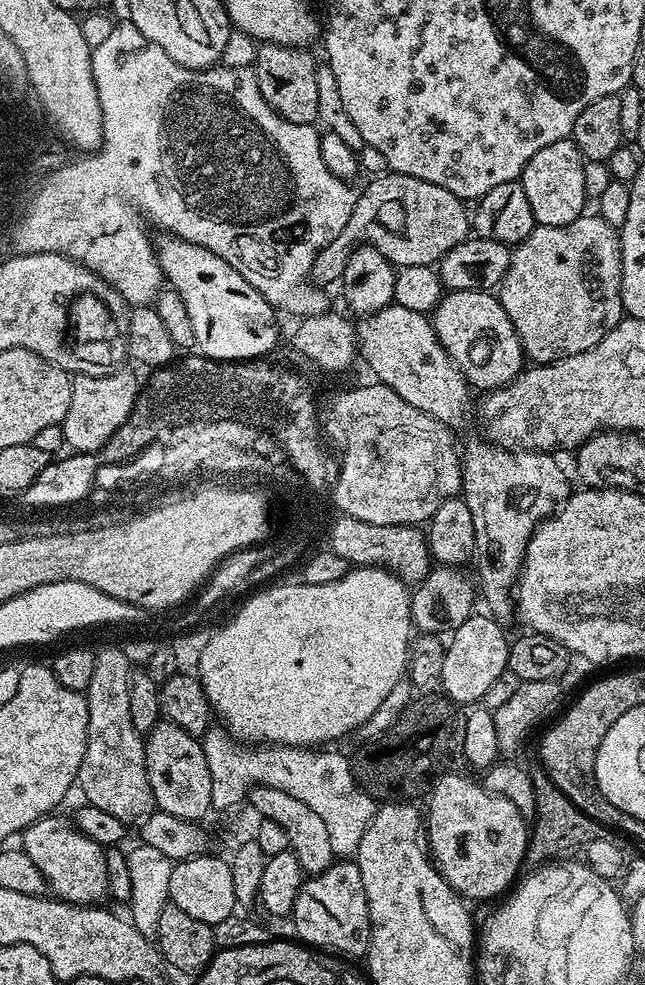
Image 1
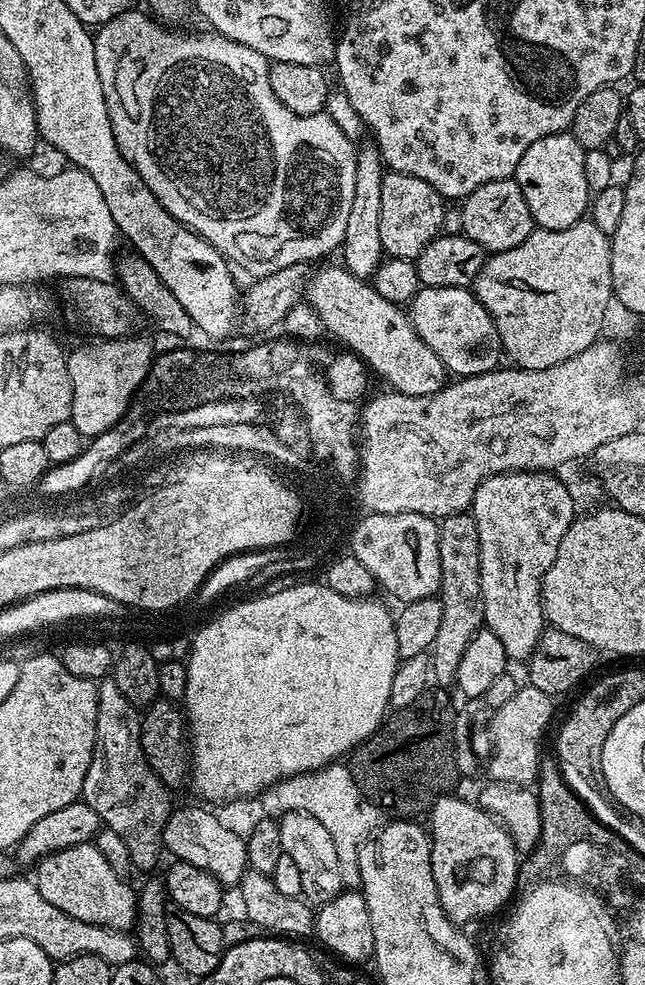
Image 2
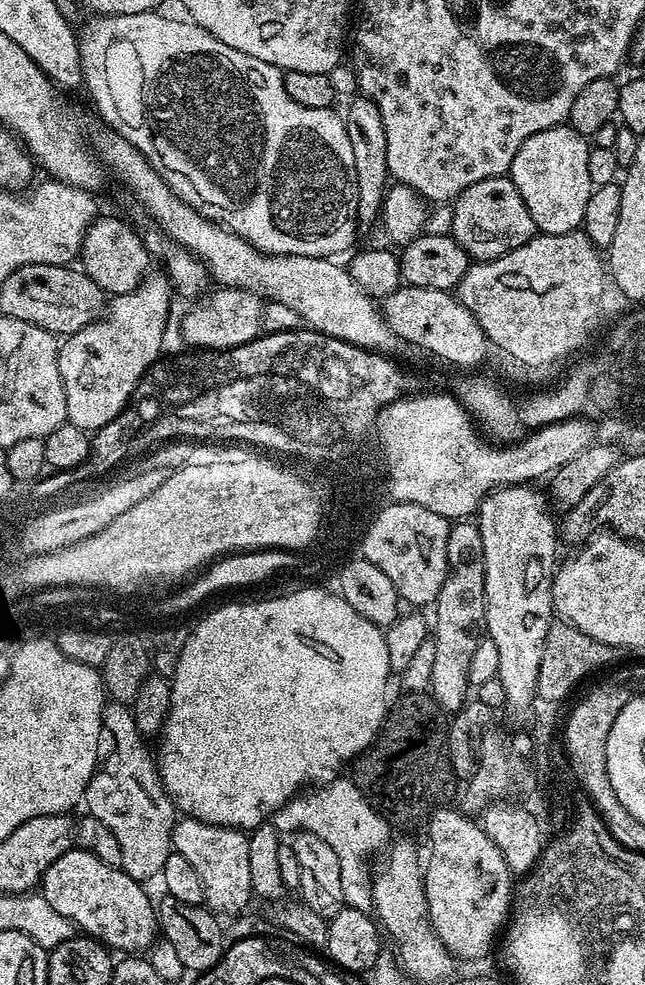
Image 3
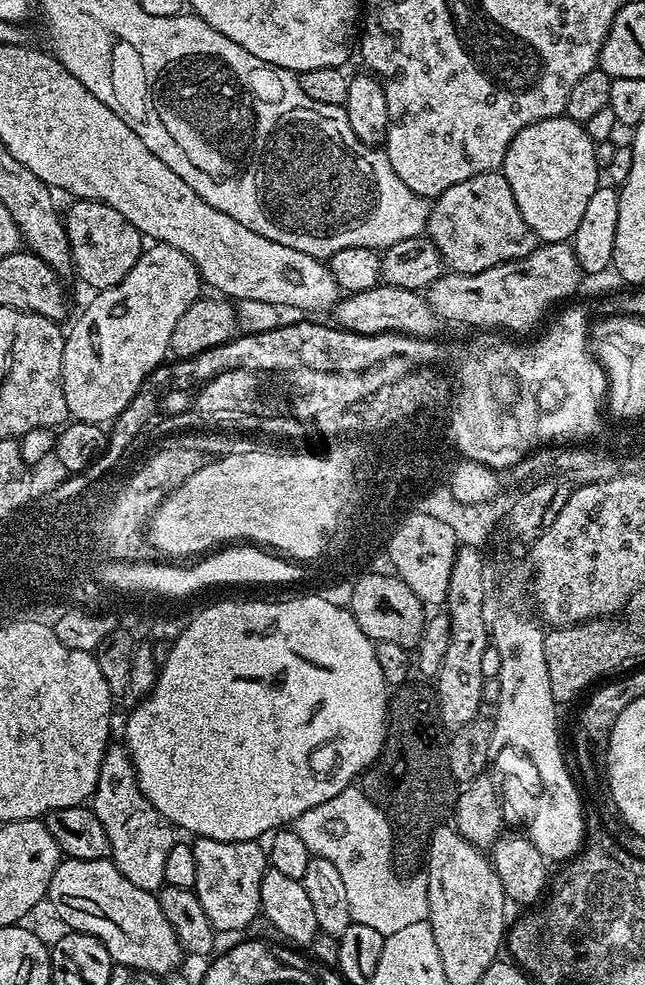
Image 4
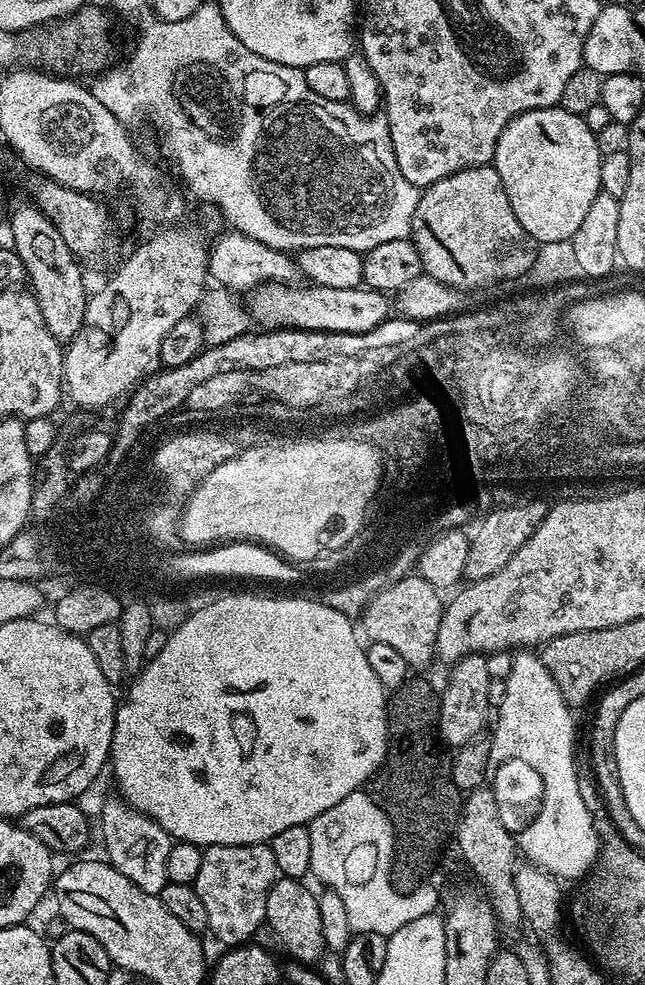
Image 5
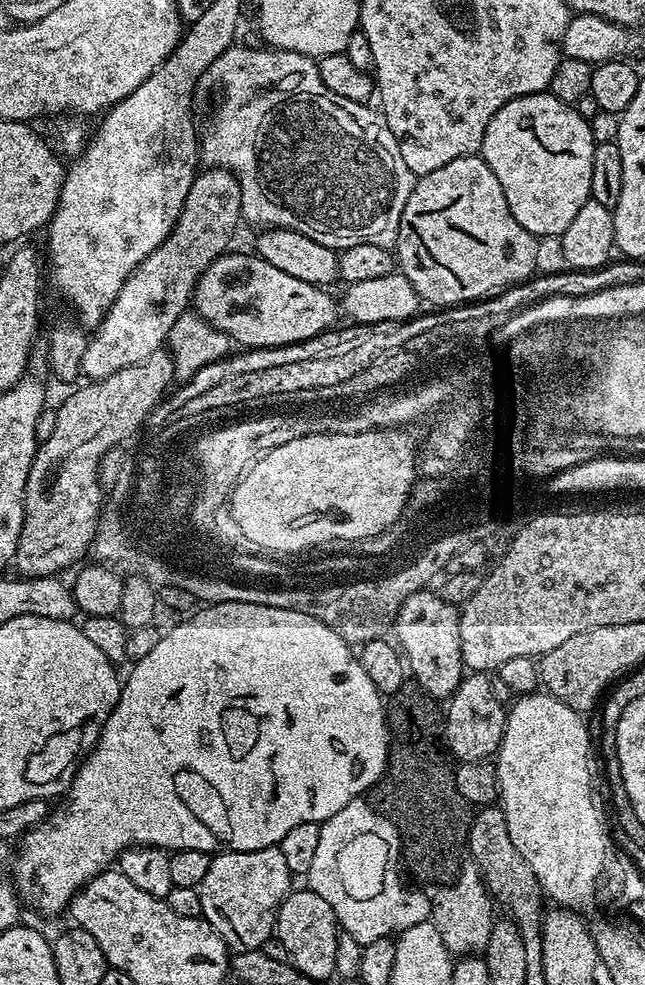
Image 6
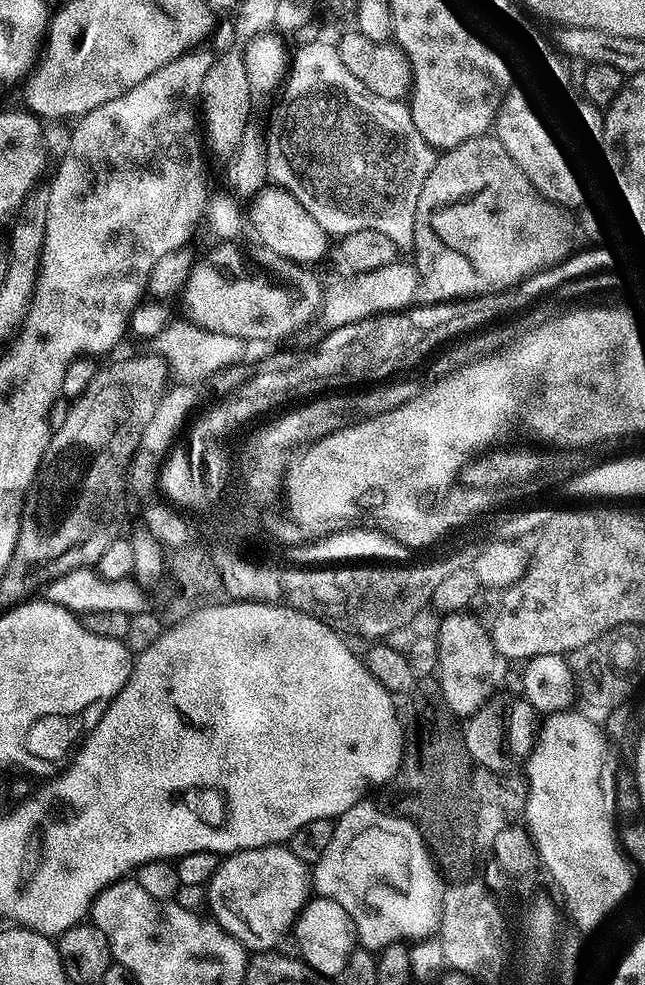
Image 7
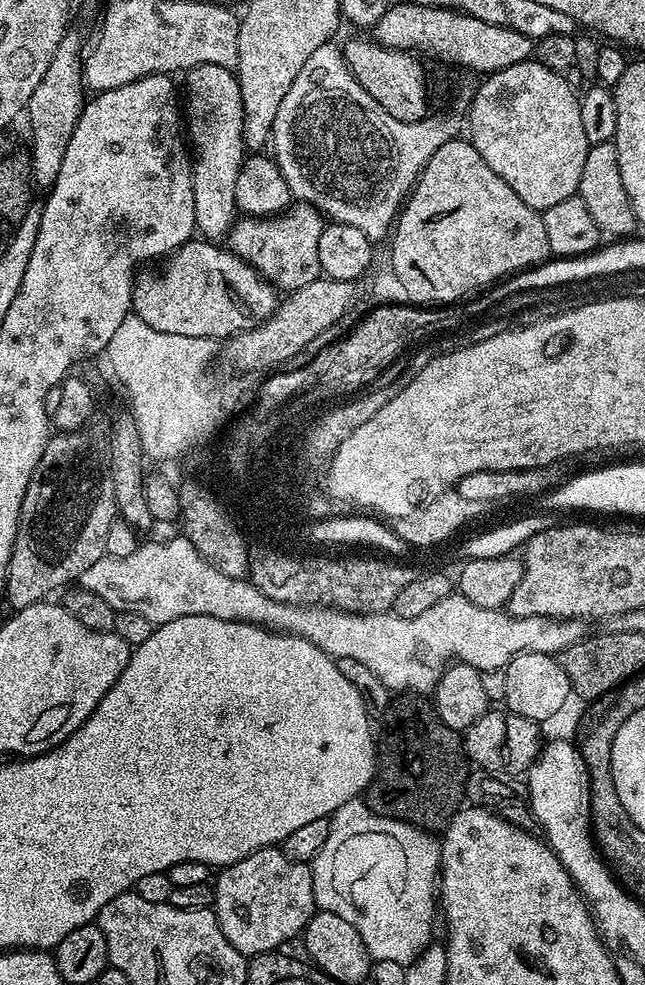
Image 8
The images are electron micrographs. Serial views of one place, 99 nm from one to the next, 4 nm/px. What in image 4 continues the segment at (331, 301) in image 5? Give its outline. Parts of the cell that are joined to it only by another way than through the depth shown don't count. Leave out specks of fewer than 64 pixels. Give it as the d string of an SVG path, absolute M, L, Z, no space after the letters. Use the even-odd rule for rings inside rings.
M383 282L370 290L362 290L345 295L336 301L335 323L347 332L358 335L378 335L380 333L403 333L406 336L431 337L438 325L438 316L433 305L423 300L419 291L399 288Z

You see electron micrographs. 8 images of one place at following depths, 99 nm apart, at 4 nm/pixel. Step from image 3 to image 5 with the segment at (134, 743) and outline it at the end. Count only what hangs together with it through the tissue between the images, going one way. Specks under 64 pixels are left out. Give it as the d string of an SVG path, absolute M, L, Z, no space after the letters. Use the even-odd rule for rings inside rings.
M123 799L108 800L100 812L100 820L104 823L104 852L107 863L111 864L118 874L130 878L138 890L151 896L159 896L160 891L169 884L166 874L166 858L170 855L173 839L156 820L152 820L145 812L129 808Z

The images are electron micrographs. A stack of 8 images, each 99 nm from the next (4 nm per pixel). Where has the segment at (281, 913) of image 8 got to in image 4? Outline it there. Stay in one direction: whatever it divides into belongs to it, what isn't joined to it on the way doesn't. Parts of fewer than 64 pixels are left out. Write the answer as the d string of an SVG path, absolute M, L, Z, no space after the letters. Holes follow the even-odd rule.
M199 837L192 844L194 862L198 862L198 878L195 894L198 902L202 902L202 910L206 910L206 918L210 918L217 933L243 933L246 926L255 916L261 915L260 891L262 878L270 867L270 861L263 847L255 840L211 840Z

